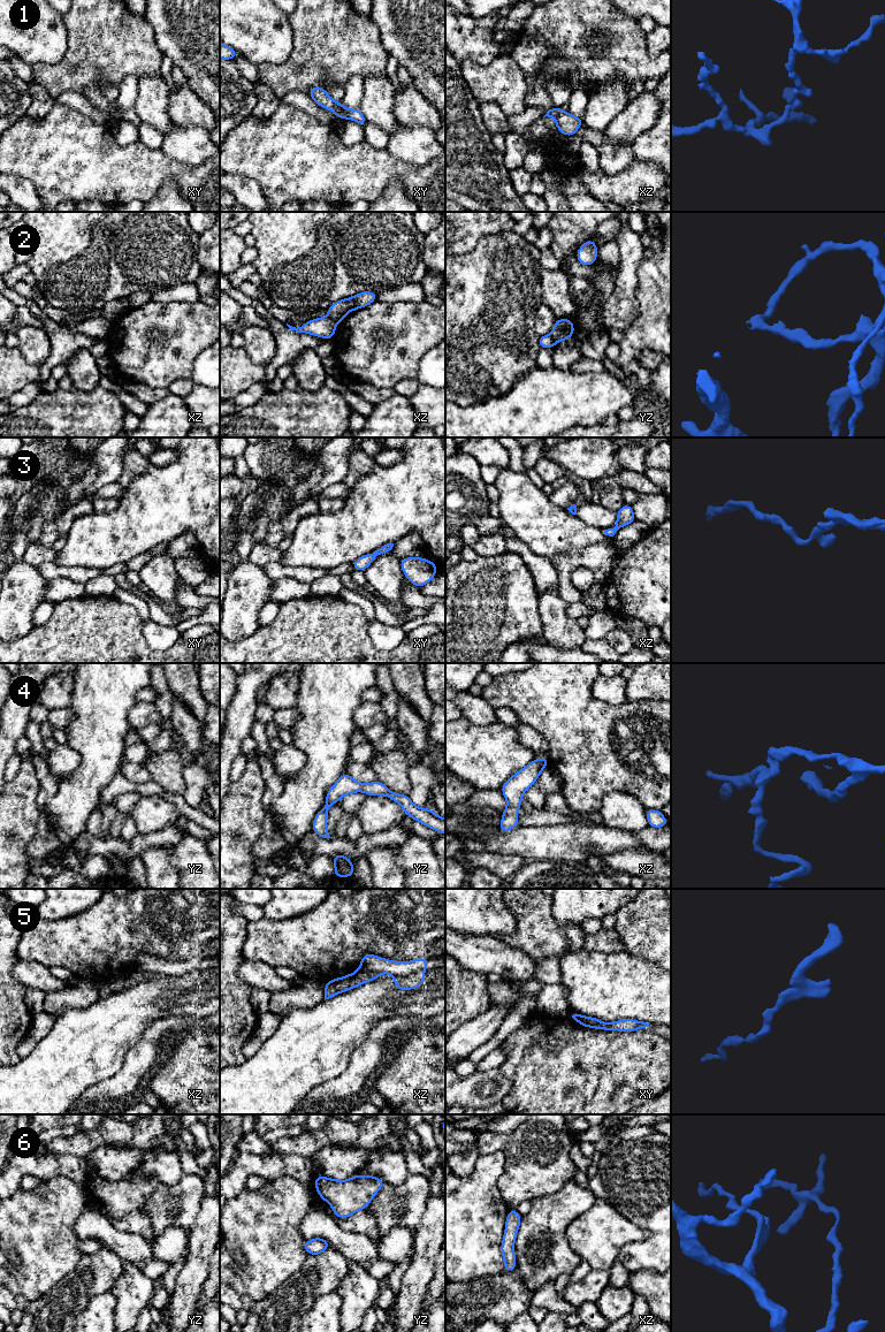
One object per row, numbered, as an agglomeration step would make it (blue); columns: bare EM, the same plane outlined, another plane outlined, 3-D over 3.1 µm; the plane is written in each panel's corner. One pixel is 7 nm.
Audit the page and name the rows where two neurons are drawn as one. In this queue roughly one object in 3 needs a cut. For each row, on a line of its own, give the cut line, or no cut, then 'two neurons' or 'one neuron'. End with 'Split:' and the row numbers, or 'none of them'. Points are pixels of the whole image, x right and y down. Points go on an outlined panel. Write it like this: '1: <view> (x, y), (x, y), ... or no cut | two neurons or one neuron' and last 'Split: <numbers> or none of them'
1: xy (336, 103), (332, 111) | two neurons
2: xz (327, 317), (335, 324) | two neurons
3: no cut | one neuron
4: no cut | one neuron
5: no cut | one neuron
6: no cut | one neuron
Split: 1, 2

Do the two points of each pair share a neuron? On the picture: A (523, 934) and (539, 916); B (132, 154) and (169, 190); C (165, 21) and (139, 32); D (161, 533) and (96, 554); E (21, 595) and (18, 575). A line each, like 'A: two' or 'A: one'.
A: one
B: two
C: two
D: one
E: one

